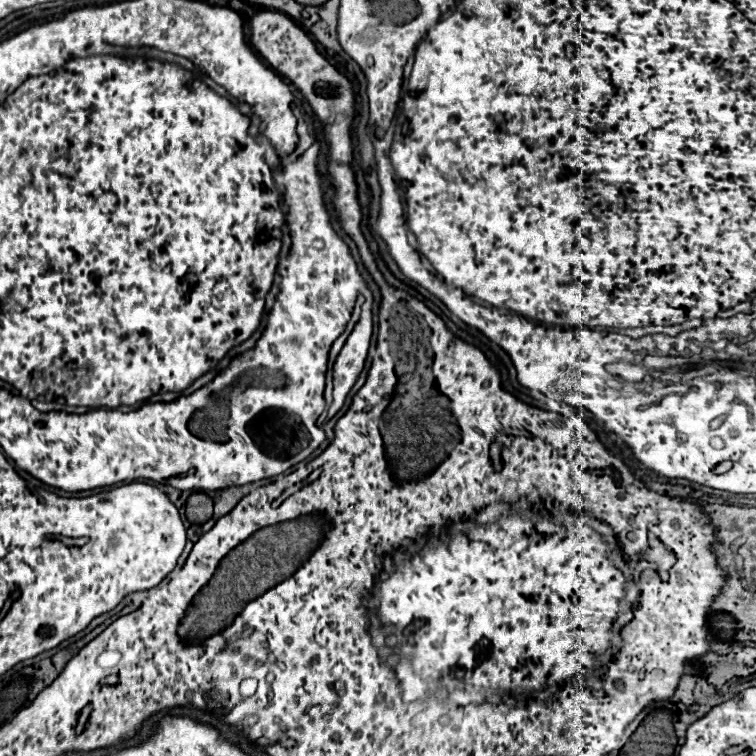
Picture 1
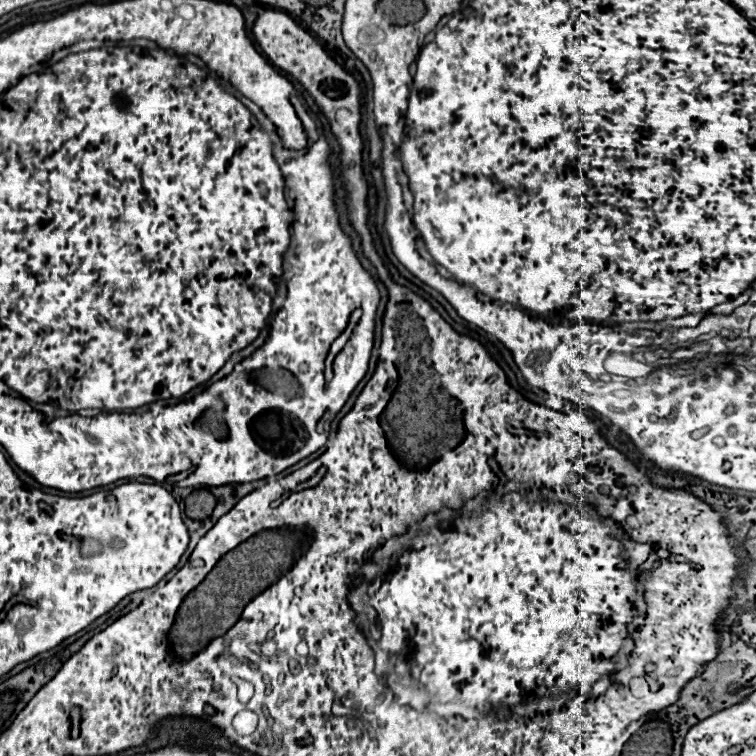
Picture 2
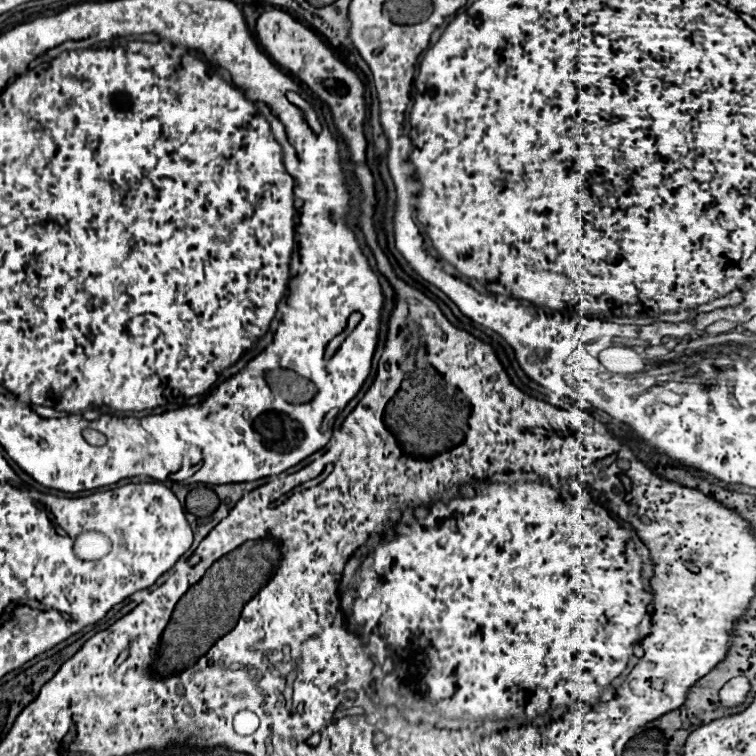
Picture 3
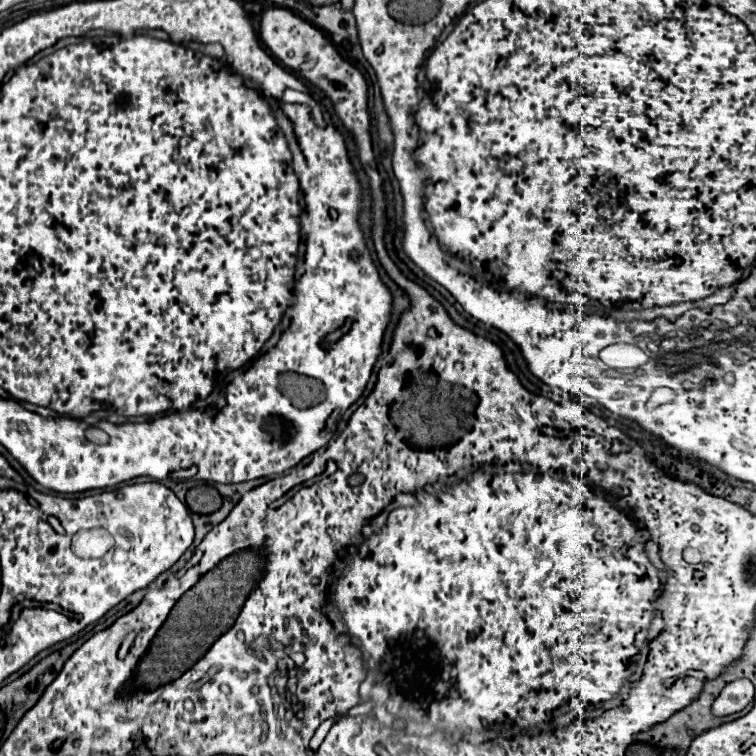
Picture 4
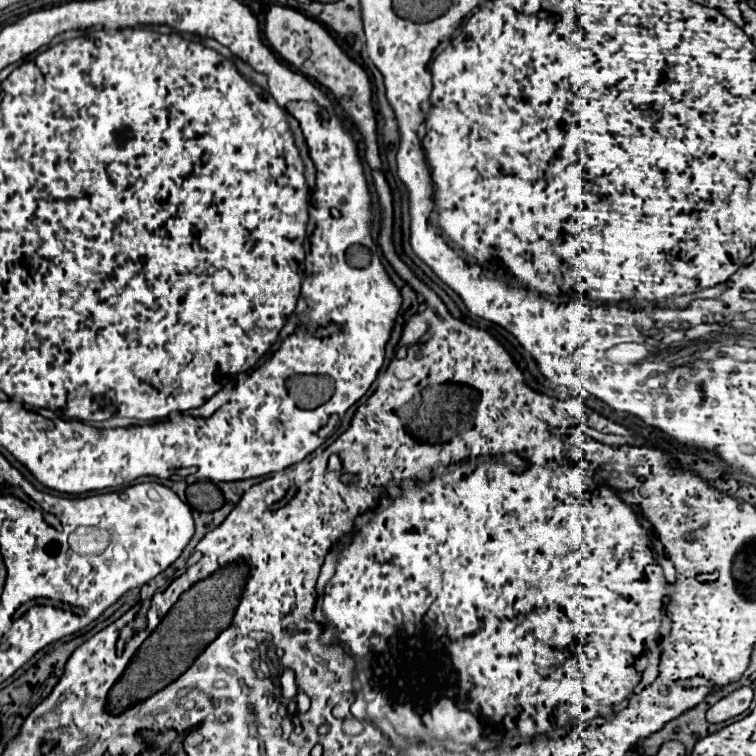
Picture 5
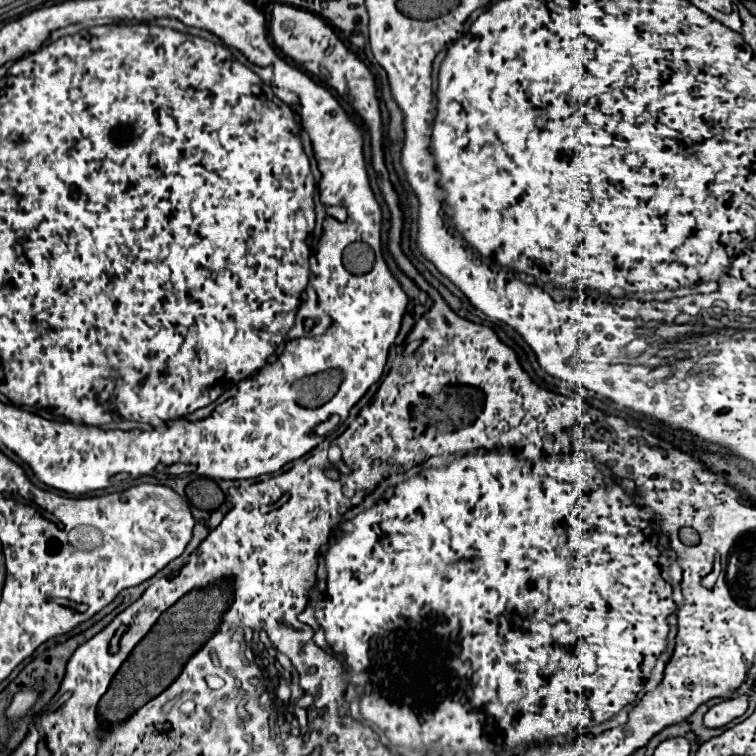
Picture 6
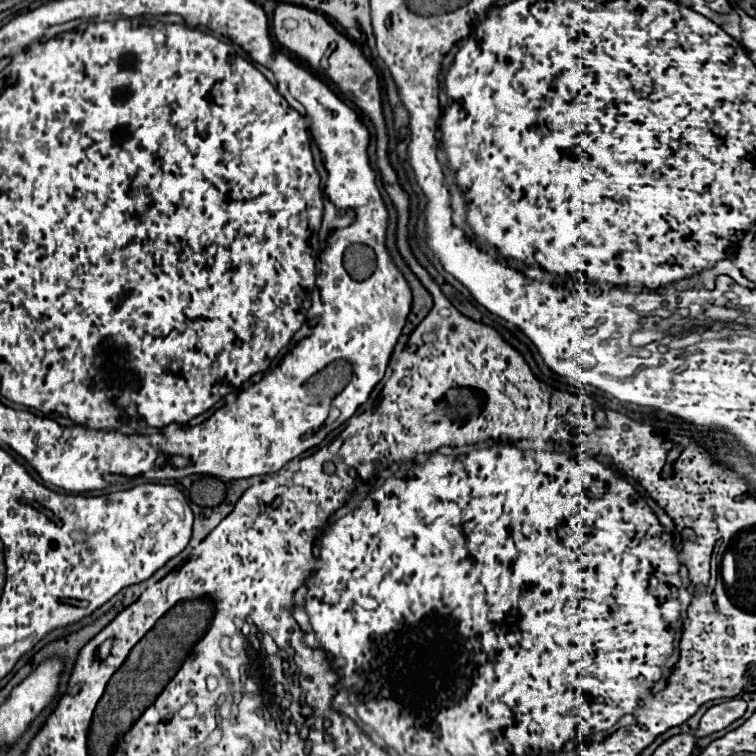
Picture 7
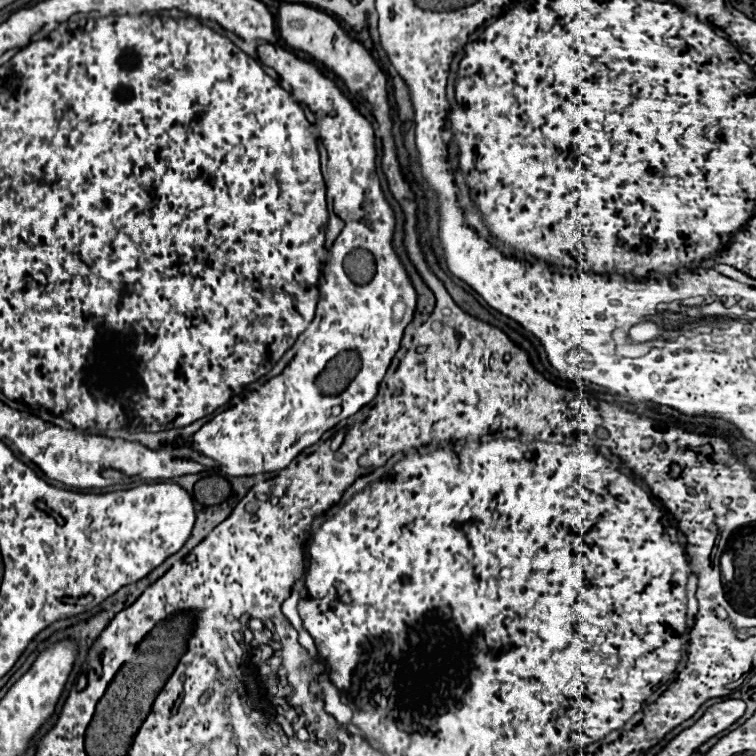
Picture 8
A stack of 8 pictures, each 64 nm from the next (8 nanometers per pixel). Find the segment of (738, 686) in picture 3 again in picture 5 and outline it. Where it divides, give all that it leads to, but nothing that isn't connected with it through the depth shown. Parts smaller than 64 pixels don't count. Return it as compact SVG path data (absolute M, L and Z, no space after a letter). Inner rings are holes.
M740 686L736 690L732 690L728 696L724 696L722 700L718 700L714 706L710 706L706 718L708 722L722 722L722 720L728 720L732 716L738 716L742 714L750 702L754 698L754 690L750 686Z

